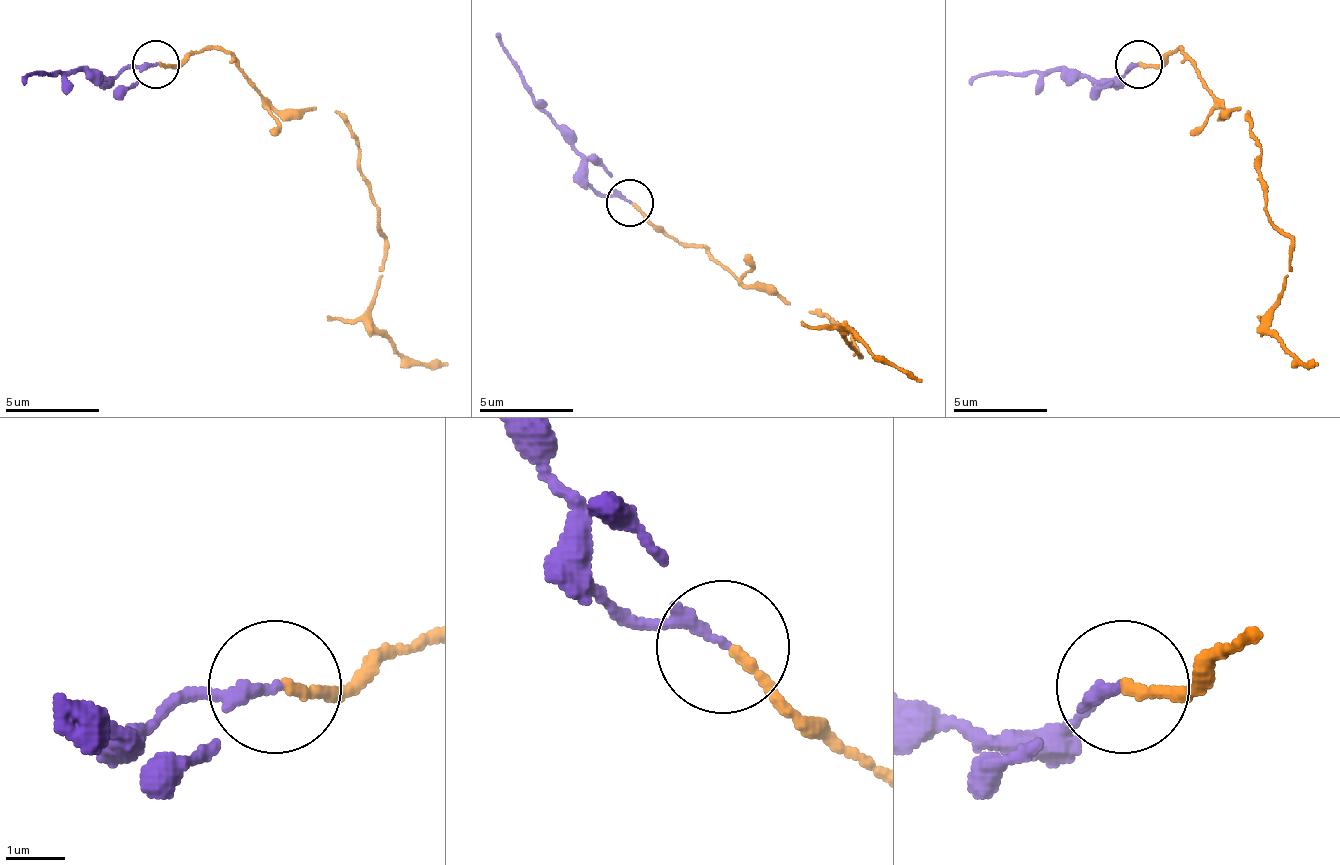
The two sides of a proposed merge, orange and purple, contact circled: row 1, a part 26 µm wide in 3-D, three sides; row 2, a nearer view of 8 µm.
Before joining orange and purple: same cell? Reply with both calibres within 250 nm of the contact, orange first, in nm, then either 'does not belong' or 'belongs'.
170 nm thick on the orange side, 240 nm on the other; belongs

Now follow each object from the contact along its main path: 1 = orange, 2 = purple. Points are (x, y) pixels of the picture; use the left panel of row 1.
1: (159, 63), (220, 49), (277, 110), (333, 110), (357, 143), (385, 242), (371, 322), (404, 355), (446, 364)
2: (155, 63), (126, 68), (112, 82), (60, 72), (32, 72), (23, 86)

